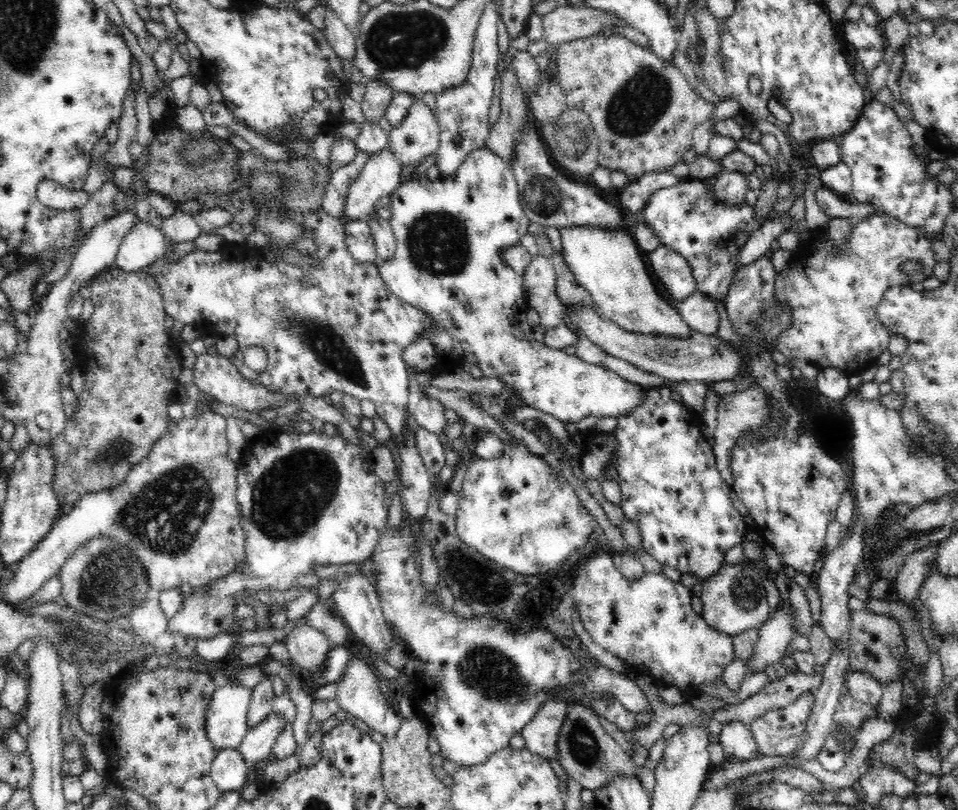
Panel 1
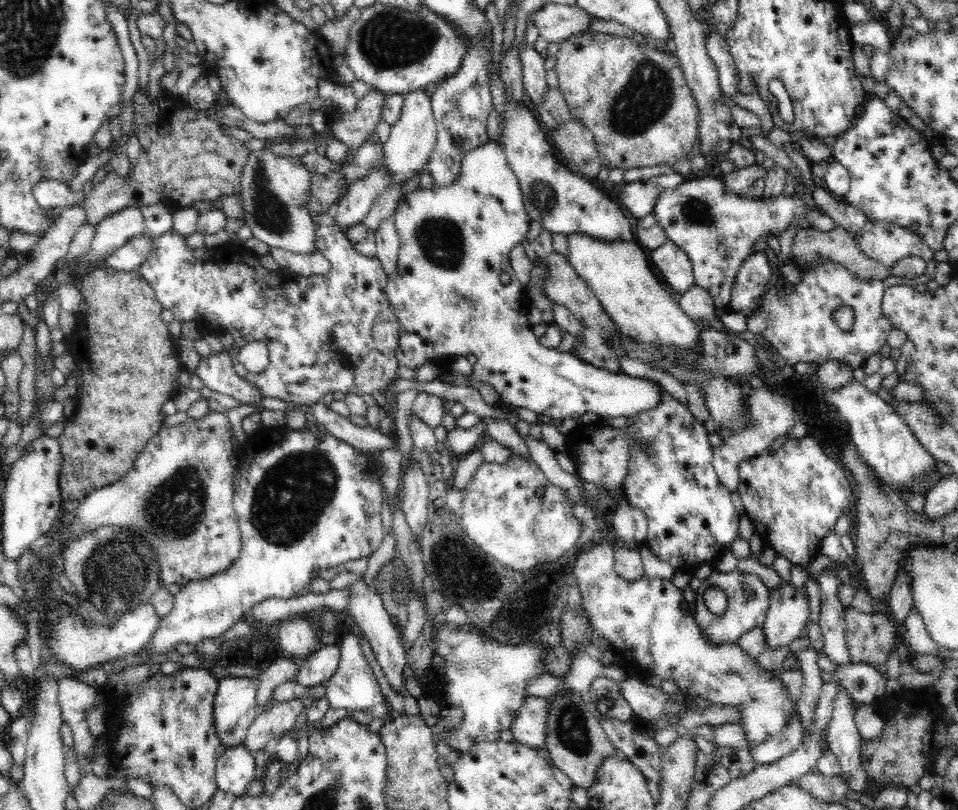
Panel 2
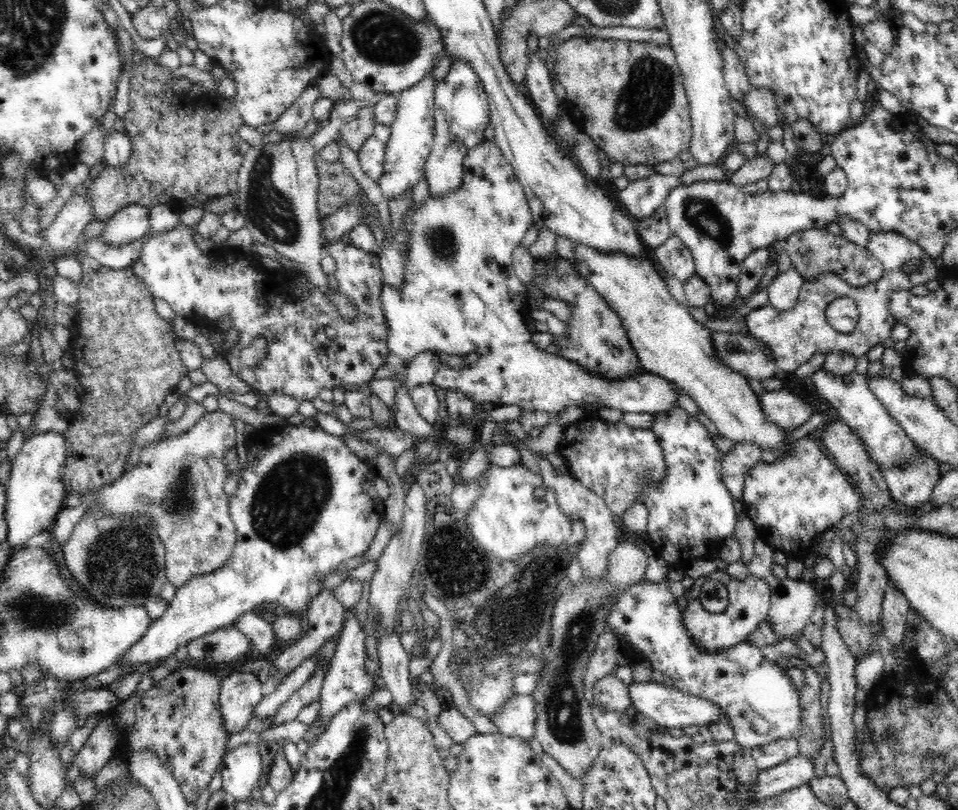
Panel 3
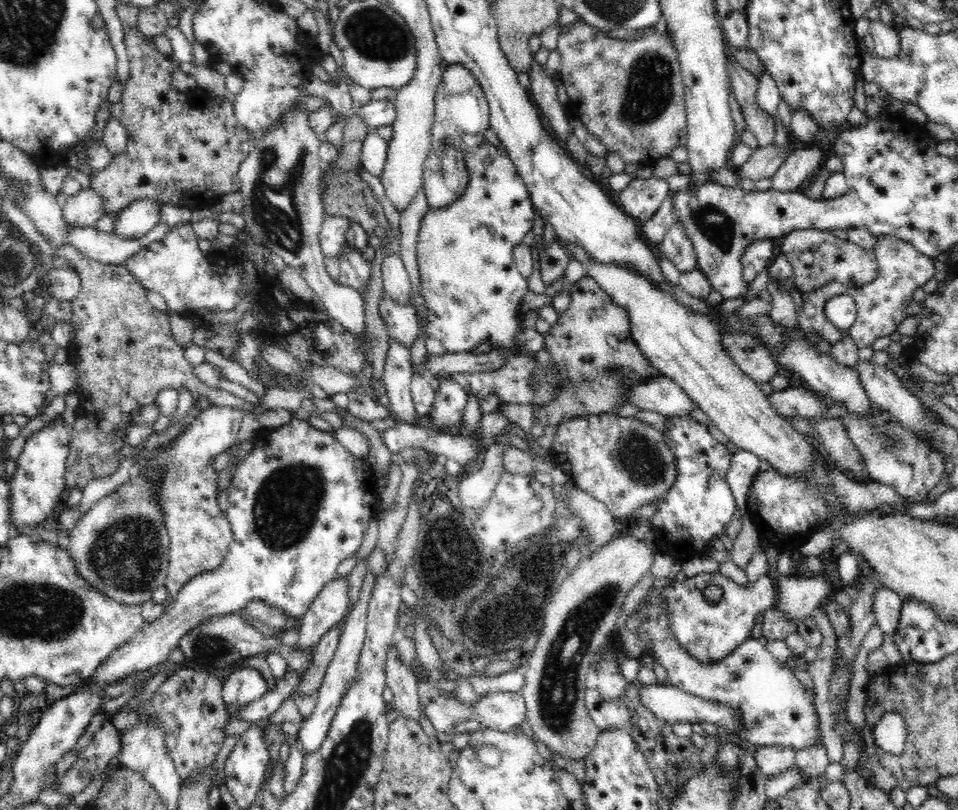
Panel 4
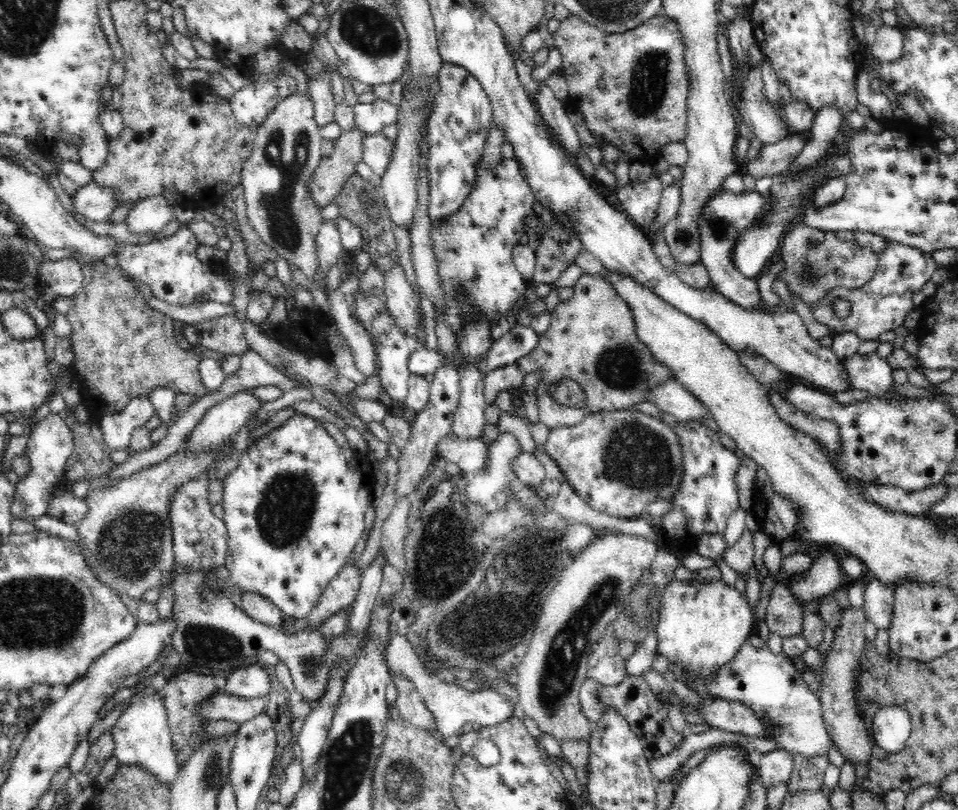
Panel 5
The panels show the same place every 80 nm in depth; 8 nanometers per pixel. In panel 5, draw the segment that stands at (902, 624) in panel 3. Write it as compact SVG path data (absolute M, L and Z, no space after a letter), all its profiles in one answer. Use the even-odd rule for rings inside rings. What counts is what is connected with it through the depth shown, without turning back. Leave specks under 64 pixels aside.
M878 577L870 580L864 588L863 609L867 619L878 629L890 626L894 606L894 590L882 583Z

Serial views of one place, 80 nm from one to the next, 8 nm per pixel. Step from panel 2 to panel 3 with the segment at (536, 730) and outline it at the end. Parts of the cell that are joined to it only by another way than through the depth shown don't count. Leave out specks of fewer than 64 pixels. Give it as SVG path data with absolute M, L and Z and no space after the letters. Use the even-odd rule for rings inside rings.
M512 695L503 702L493 723L504 736L535 737L535 706L530 695Z

